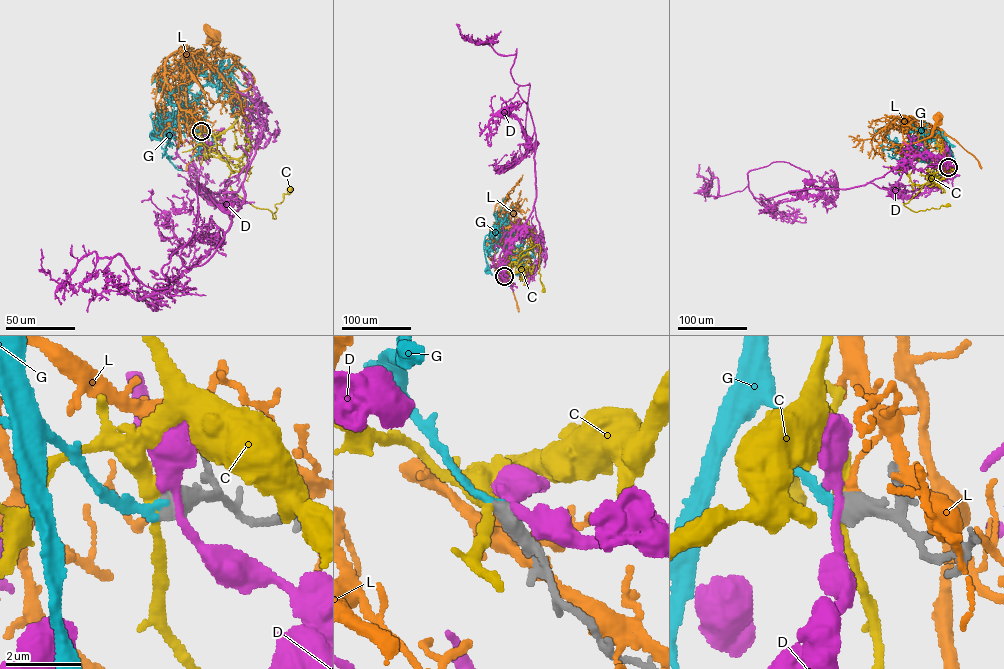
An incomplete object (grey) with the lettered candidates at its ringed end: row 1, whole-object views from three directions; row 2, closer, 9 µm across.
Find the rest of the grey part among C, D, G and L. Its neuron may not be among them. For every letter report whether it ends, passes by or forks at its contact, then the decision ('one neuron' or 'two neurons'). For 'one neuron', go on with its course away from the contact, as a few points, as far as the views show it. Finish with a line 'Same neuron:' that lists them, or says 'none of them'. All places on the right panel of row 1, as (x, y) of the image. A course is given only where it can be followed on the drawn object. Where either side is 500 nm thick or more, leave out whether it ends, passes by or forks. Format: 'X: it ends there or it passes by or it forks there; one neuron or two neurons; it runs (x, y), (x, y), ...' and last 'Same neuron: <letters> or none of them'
C: two neurons
D: two neurons
G: one neuron; it runs (948, 167), (946, 157), (950, 143), (939, 136), (920, 136), (907, 154), (908, 160), (949, 157)
L: two neurons
Same neuron: G

